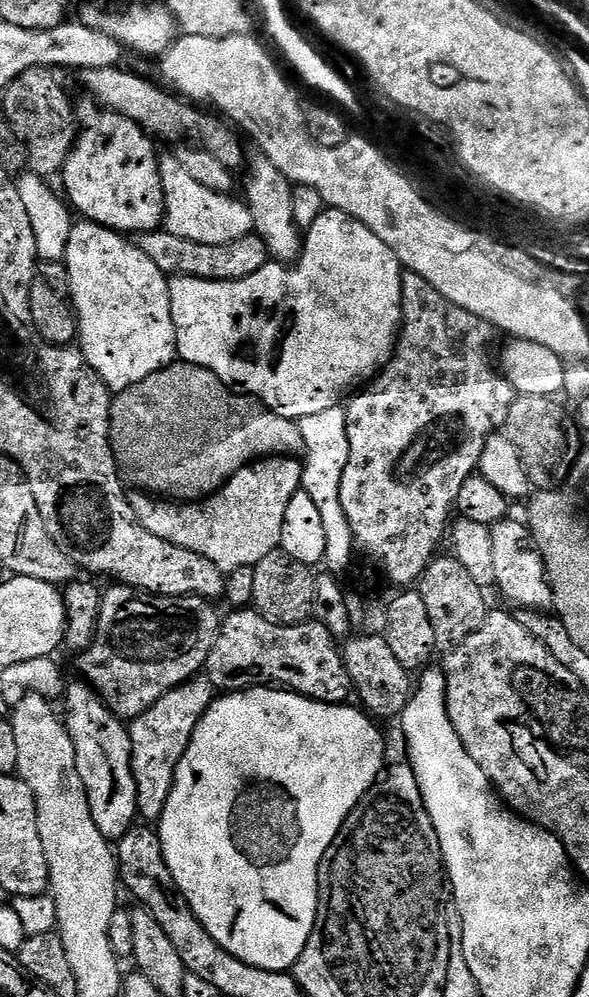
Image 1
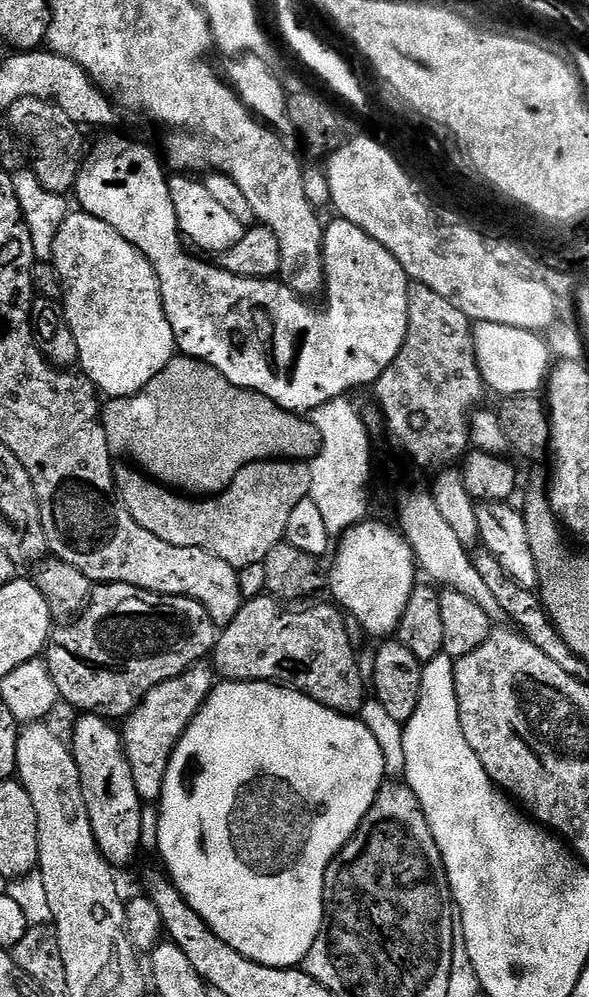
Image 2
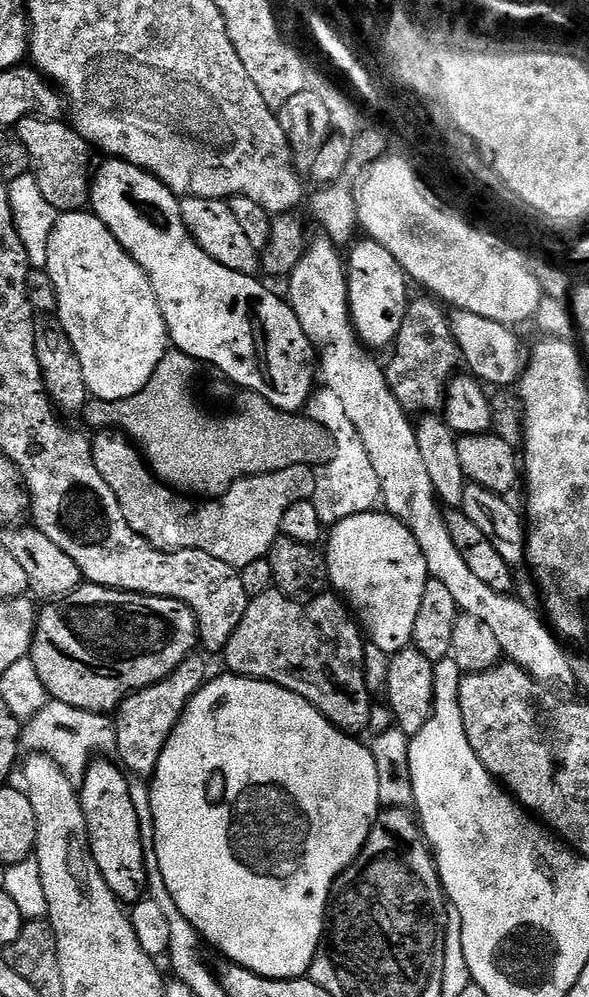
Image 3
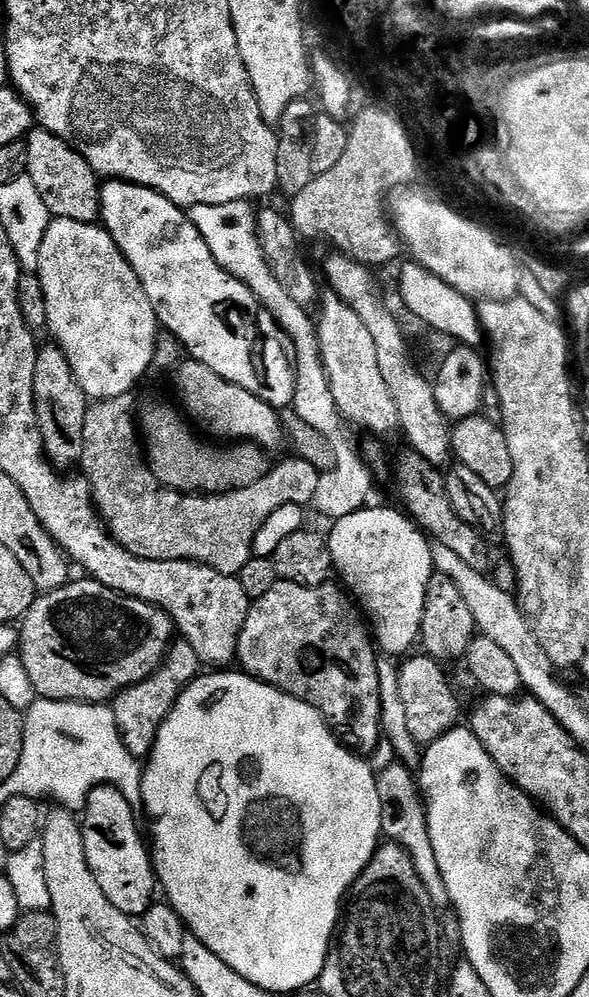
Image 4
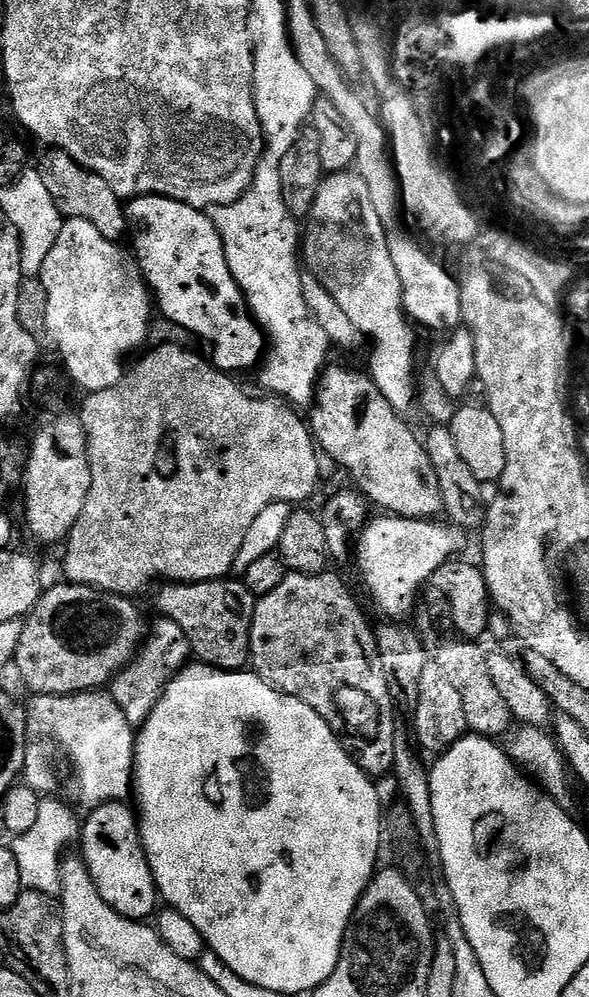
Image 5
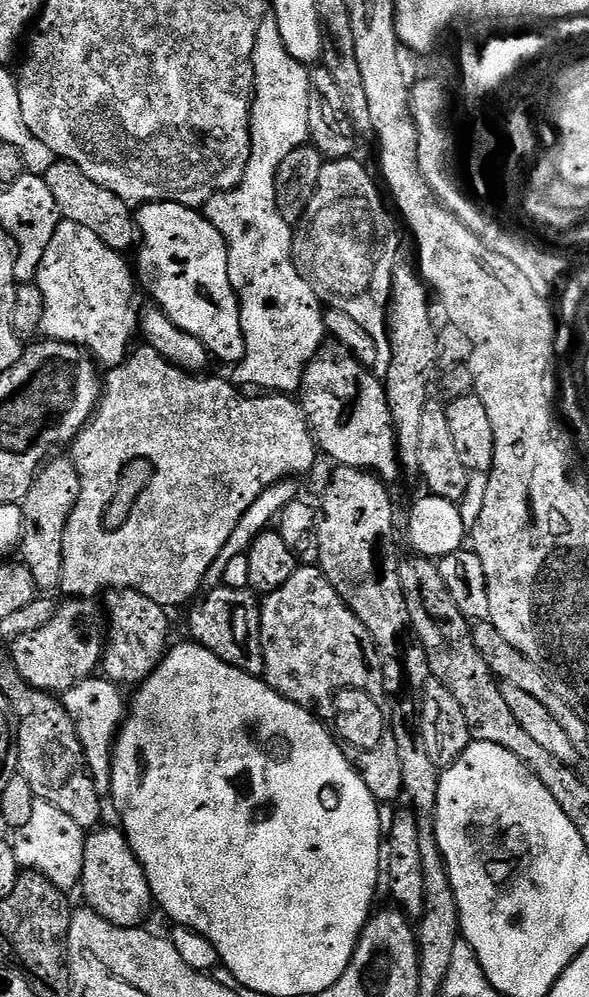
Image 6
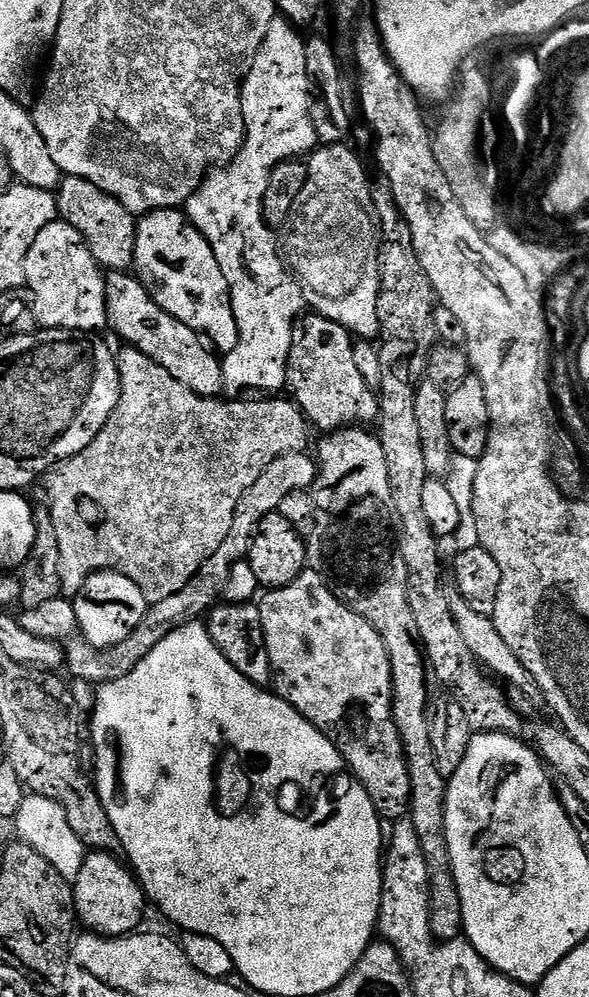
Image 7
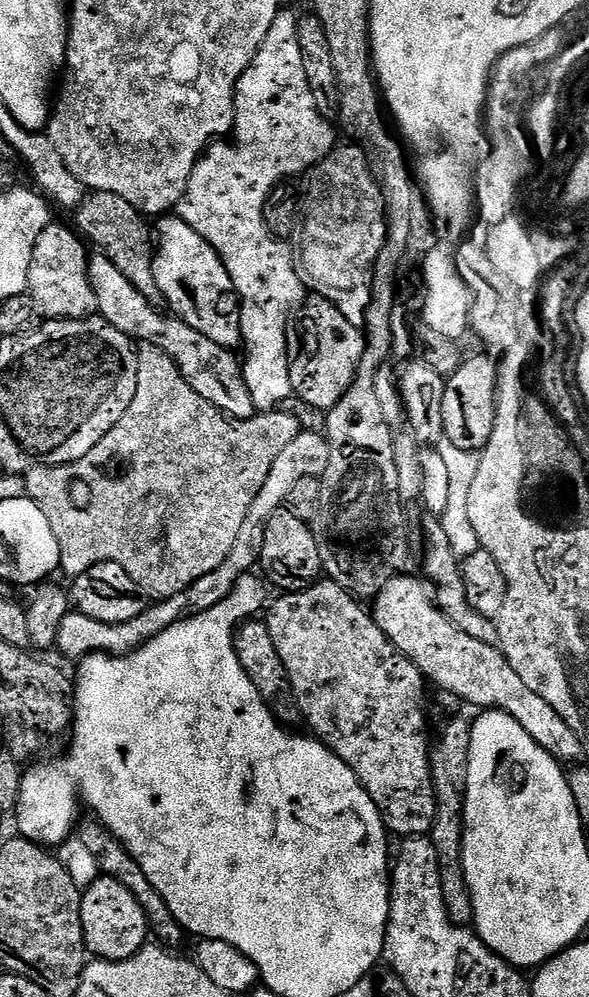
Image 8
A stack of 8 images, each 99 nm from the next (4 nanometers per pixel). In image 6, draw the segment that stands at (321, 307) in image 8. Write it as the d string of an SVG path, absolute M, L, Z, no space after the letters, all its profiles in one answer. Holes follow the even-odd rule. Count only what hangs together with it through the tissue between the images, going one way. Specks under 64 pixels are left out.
M325 343L306 366L300 383L298 403L304 410L321 453L337 465L362 468L385 482L393 482L402 473L396 449L396 422L388 405L385 385L371 368L359 364L352 351L342 344Z

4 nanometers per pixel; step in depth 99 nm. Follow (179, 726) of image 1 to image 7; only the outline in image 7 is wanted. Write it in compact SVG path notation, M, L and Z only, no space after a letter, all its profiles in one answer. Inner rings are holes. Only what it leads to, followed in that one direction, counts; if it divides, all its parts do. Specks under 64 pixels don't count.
M111 570L94 573L84 584L79 596L75 597L74 603L76 622L83 639L101 650L111 650L127 642L133 633L145 627L150 616L150 601L142 586L126 578L126 574Z

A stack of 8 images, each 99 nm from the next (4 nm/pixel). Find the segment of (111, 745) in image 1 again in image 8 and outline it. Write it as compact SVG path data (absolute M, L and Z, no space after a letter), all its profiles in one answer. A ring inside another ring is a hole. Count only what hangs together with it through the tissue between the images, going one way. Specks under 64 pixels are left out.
M100 874L95 882L83 889L80 898L84 947L98 960L125 960L150 940L148 919L138 906L138 898L112 876Z

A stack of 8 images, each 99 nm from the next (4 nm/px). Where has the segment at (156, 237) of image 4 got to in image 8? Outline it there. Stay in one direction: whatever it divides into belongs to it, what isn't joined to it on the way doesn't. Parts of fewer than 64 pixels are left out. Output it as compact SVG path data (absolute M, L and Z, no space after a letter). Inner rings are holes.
M168 214L159 221L158 239L154 244L154 278L158 282L158 290L162 290L167 307L185 324L189 324L198 334L206 334L210 342L218 342L218 346L229 350L236 350L241 347L242 337L240 334L240 297L236 294L236 287L222 262L222 258L194 230L185 220L180 219L179 215Z

